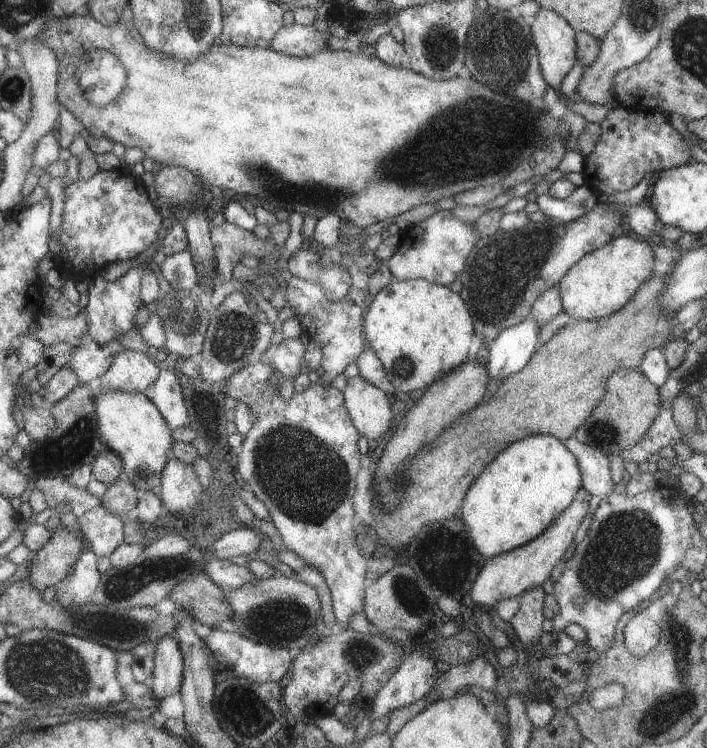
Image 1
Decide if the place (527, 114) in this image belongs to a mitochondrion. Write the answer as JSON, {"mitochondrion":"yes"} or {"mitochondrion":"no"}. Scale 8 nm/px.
{"mitochondrion":"yes"}

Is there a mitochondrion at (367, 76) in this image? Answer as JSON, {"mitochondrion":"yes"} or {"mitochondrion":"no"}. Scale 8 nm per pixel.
{"mitochondrion":"no"}

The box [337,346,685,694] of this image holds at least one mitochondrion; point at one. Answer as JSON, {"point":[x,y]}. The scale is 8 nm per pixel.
{"point":[615,557]}

